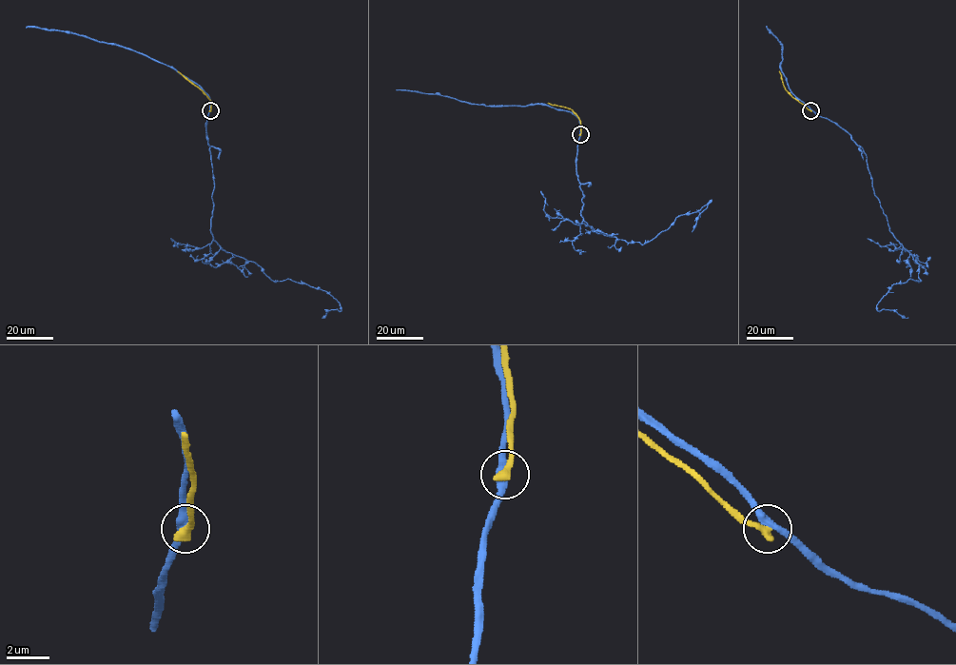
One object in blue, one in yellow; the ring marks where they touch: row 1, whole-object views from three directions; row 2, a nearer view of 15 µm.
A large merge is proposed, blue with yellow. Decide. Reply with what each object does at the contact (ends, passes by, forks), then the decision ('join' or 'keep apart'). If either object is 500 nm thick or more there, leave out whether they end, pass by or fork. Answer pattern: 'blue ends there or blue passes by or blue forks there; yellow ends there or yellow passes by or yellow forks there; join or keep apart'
blue passes by; yellow ends there; keep apart

